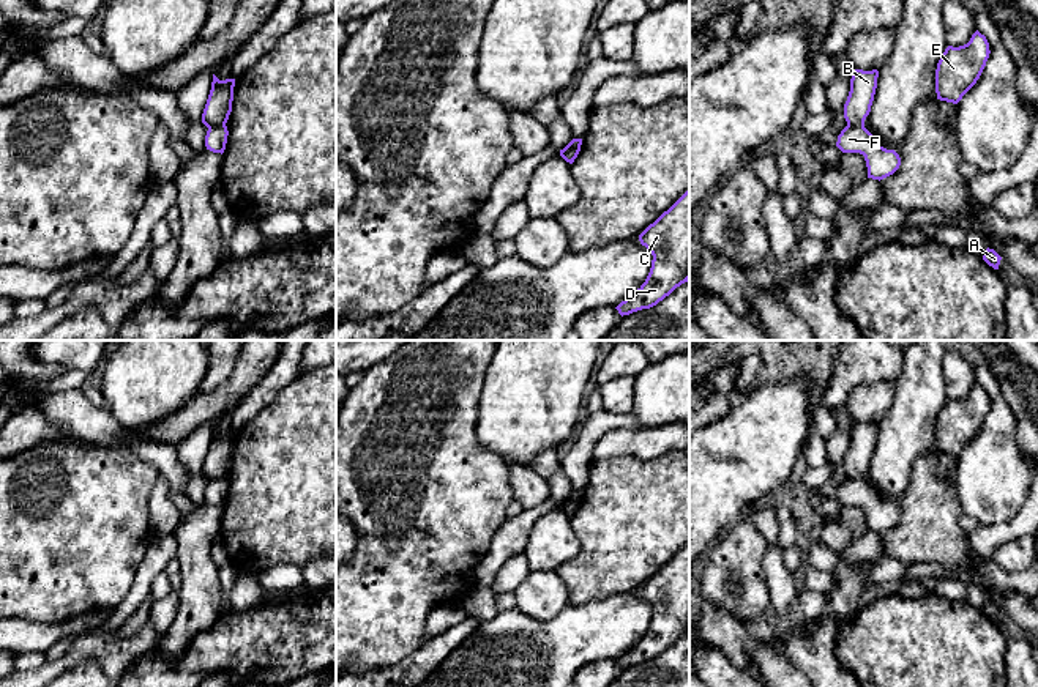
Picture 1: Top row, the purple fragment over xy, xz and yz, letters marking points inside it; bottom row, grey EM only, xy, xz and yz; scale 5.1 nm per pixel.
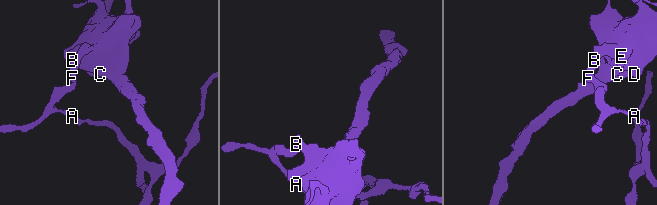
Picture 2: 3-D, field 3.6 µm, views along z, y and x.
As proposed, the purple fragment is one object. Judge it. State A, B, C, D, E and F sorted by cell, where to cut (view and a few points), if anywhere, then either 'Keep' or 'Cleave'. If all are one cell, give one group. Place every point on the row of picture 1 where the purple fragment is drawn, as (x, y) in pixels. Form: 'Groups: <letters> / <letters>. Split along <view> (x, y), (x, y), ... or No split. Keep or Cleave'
Groups: A F / B C D E. Split along xy (224, 123), (209, 128). Cleave

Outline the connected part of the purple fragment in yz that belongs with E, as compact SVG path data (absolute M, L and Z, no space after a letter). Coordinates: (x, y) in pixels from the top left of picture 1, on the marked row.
M978 30L967 44L948 46L935 69L937 99L958 104L980 79L989 54L989 43Z

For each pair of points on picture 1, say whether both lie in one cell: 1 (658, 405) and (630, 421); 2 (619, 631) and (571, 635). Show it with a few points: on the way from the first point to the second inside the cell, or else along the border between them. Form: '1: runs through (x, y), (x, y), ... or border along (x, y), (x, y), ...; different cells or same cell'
1: border along (630, 413), (647, 427); different cells
2: runs through (608, 631), (582, 634); same cell

